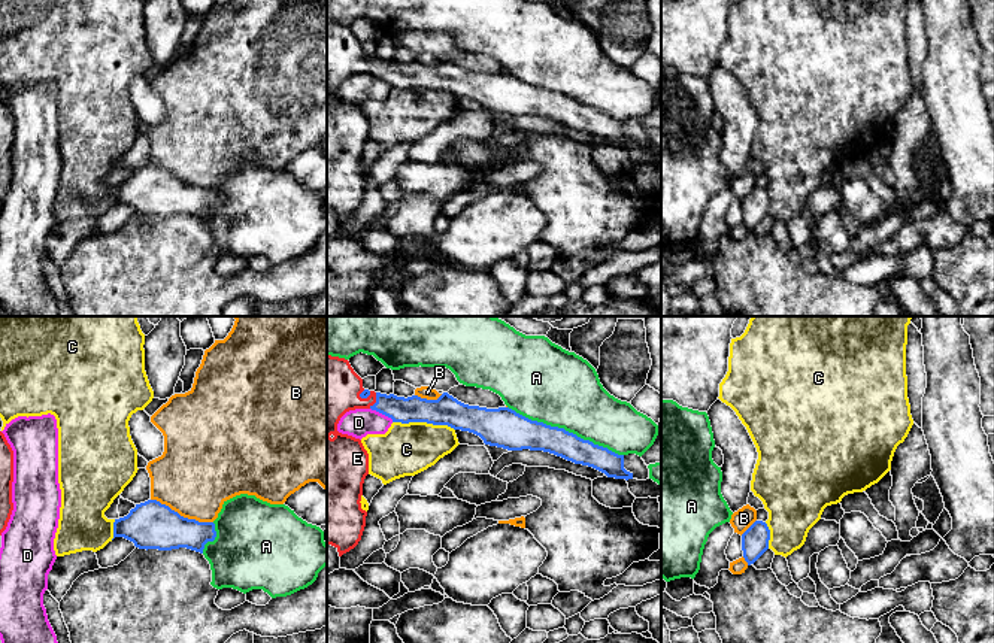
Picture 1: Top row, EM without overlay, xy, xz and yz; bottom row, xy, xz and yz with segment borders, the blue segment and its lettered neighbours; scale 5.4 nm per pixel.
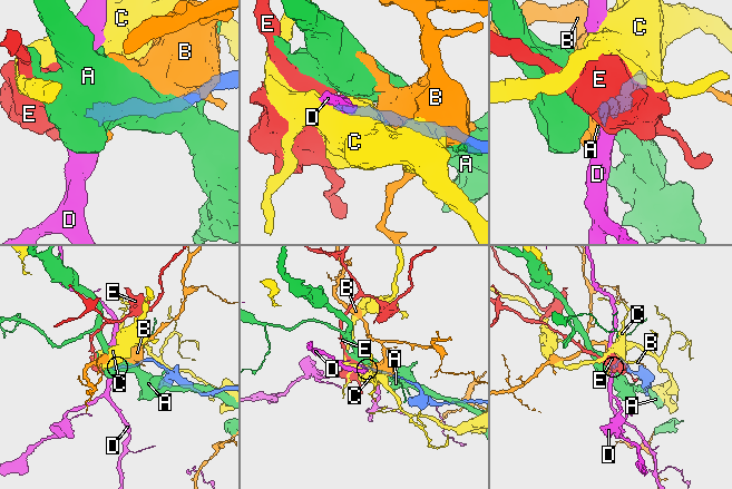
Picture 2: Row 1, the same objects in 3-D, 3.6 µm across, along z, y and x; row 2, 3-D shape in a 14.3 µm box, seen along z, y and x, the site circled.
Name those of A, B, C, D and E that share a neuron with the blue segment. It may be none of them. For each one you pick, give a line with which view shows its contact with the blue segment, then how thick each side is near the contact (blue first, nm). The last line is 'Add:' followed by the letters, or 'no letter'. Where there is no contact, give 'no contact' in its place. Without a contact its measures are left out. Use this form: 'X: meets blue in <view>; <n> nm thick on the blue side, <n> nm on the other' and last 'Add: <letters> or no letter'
E: meets blue in xz; 140 nm thick on the blue side, 300 nm on the other
Add: E

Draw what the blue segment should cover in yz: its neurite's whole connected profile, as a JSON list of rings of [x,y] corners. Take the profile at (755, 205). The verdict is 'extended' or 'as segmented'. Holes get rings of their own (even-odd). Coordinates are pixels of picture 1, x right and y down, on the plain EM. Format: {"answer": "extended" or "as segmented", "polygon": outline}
{"answer": "as segmented", "polygon": [[[755,186],[742,200],[742,216],[748,231],[754,230],[769,215],[769,206],[770,195],[763,186]]]}

